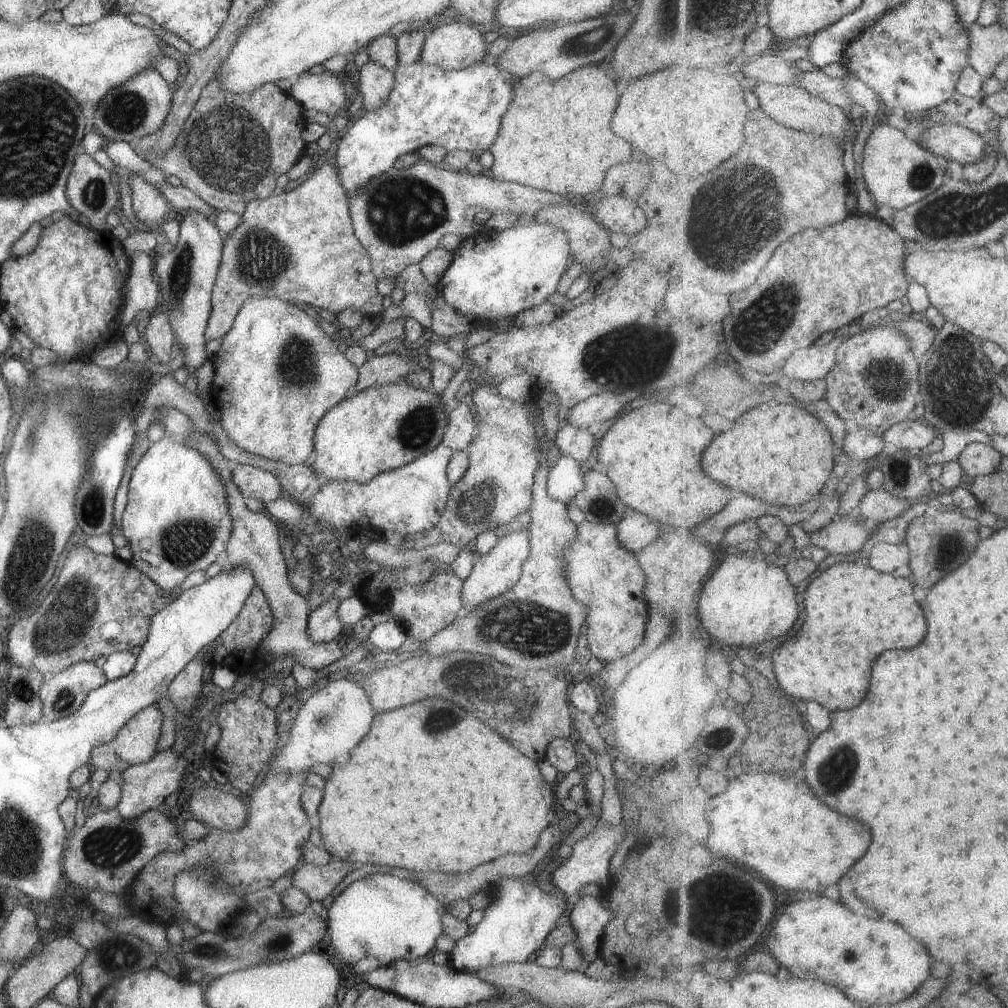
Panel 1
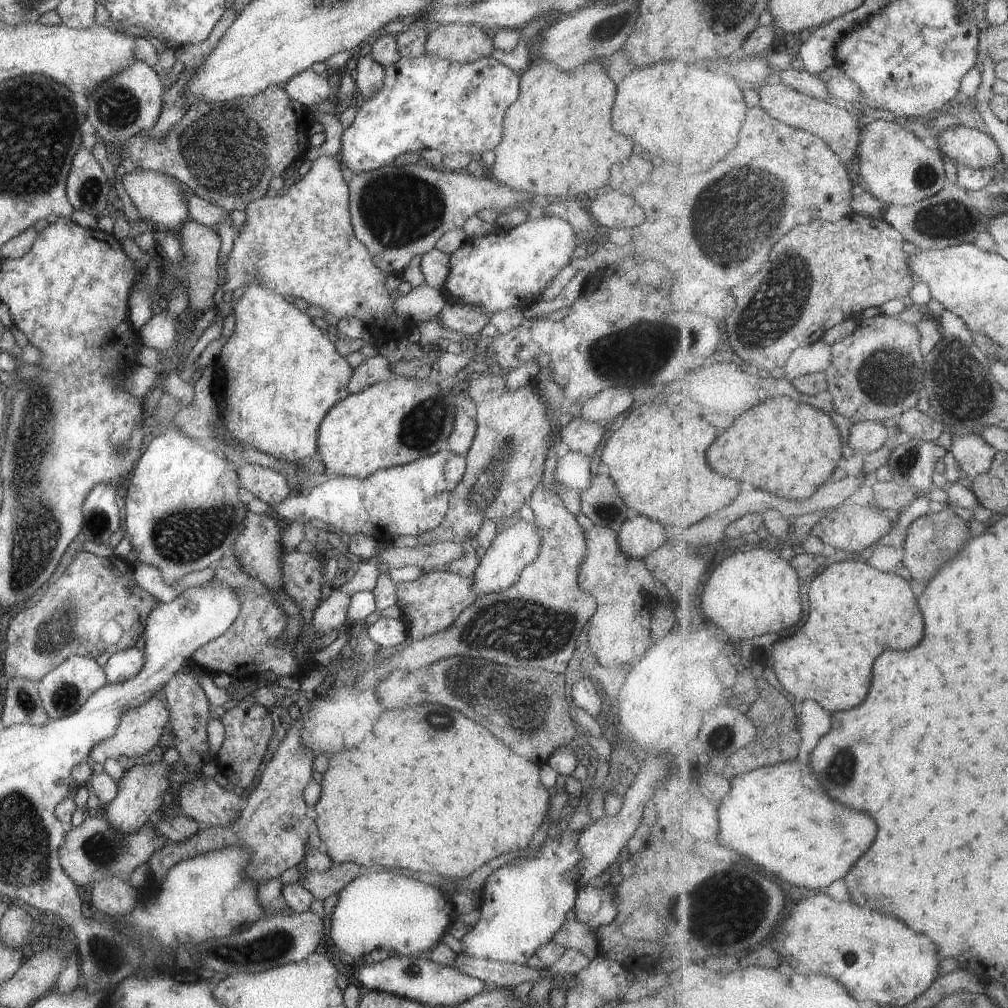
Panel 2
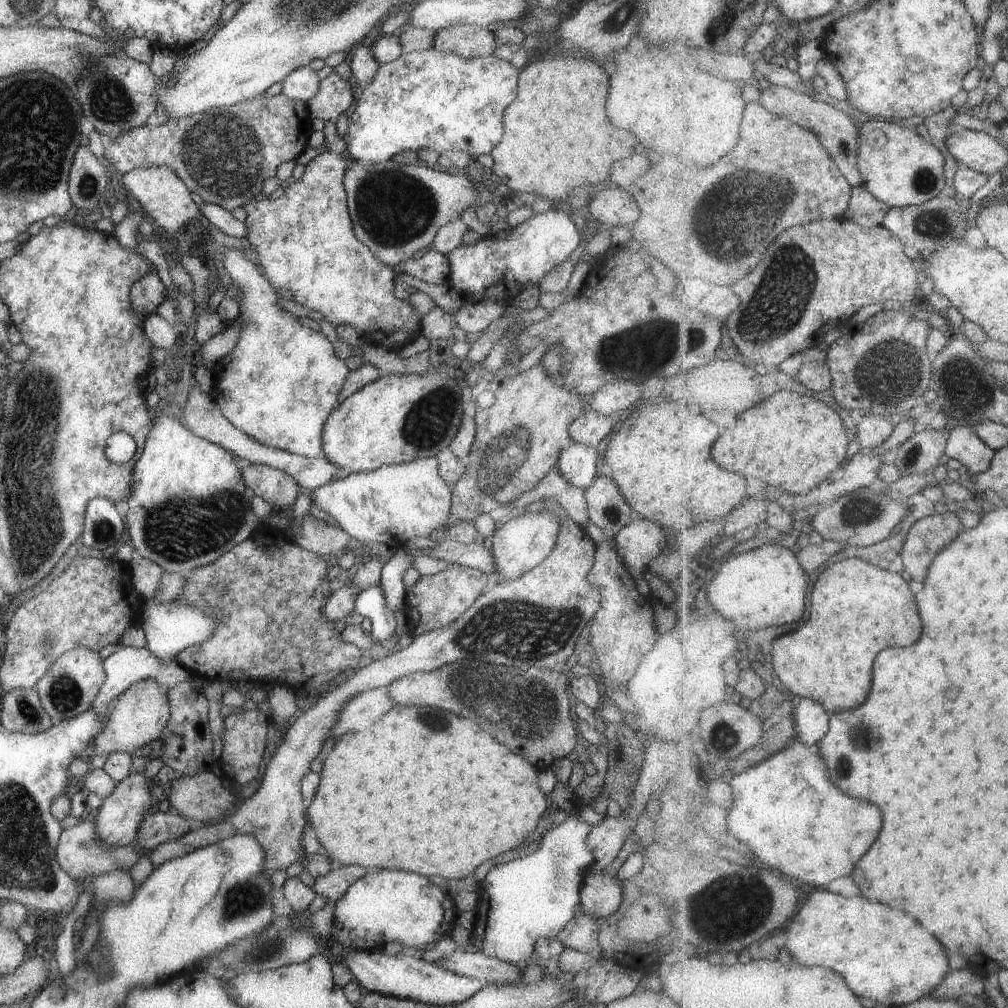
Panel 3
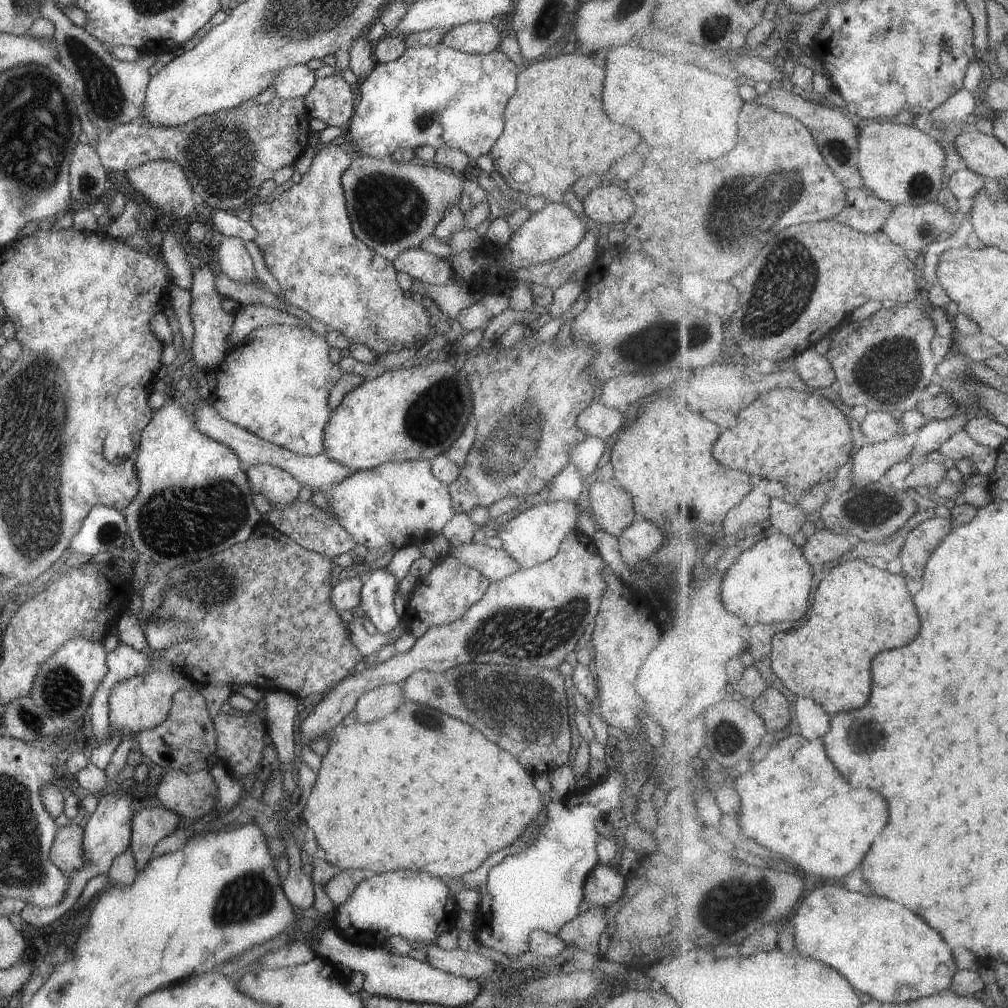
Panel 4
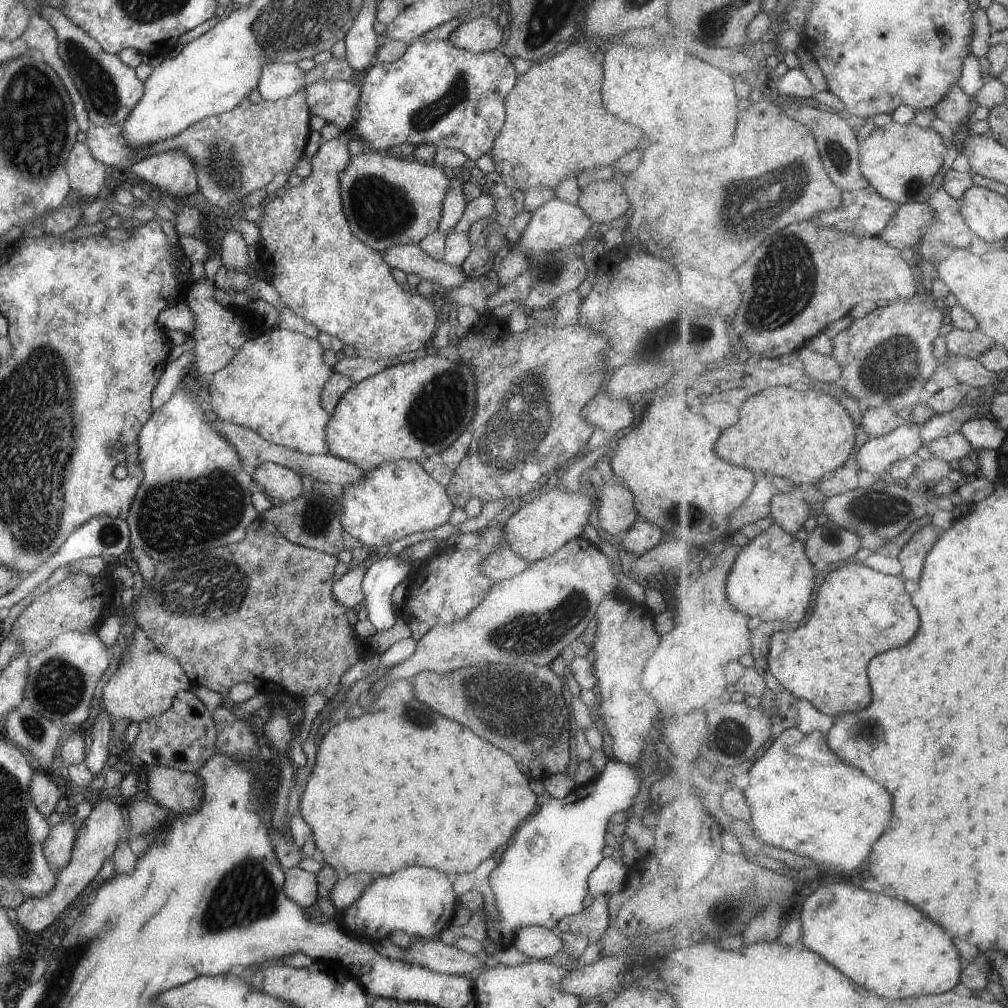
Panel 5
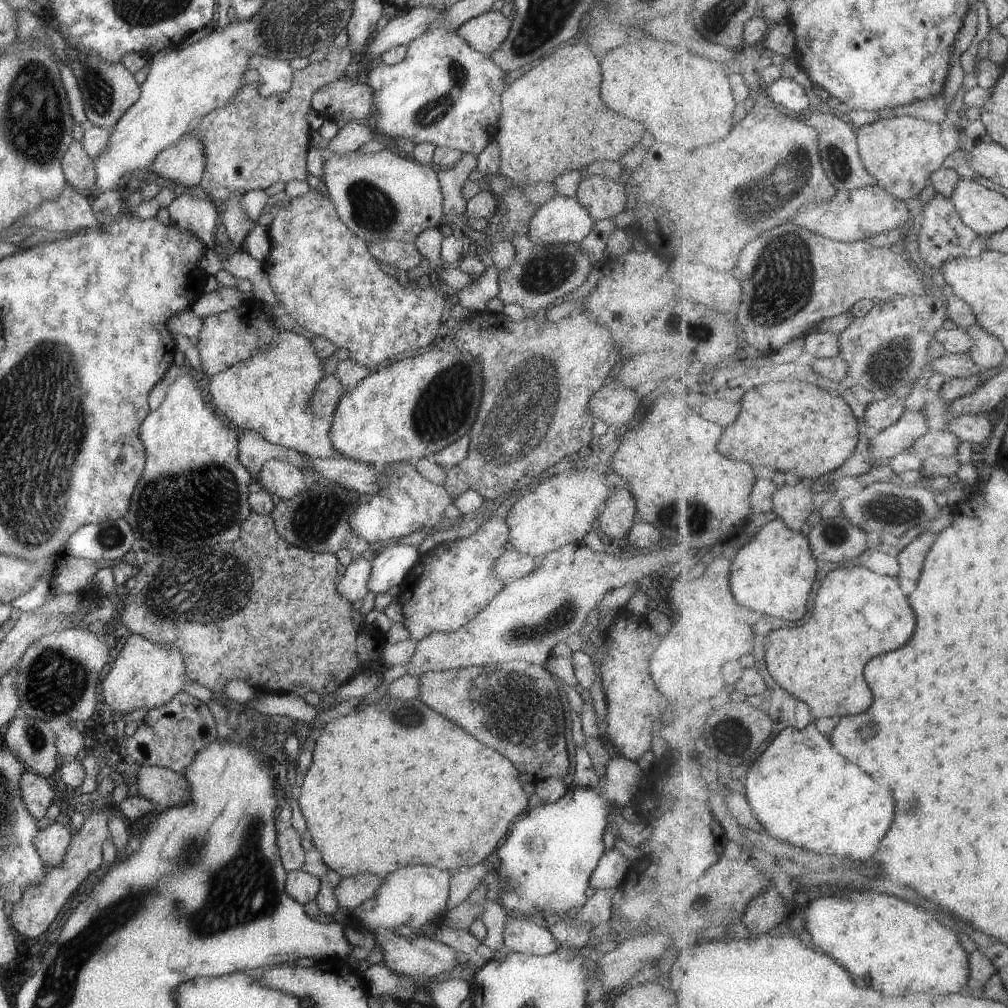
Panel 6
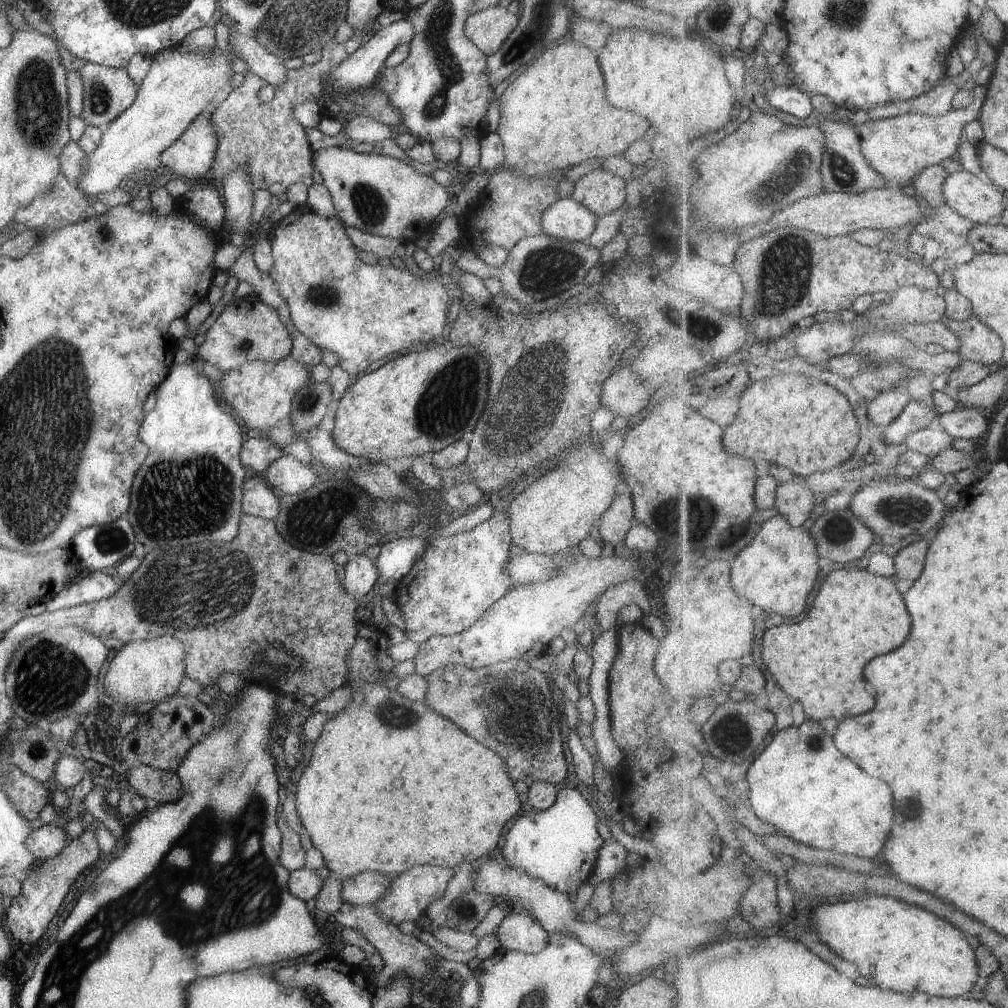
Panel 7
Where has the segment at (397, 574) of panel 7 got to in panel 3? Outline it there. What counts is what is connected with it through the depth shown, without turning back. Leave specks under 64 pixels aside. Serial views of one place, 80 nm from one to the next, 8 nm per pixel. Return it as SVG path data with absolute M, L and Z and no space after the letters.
M379 582L371 588L361 590L353 604L353 612L371 621L370 635L379 643L395 634L395 616L393 610L385 608L385 594L379 588Z

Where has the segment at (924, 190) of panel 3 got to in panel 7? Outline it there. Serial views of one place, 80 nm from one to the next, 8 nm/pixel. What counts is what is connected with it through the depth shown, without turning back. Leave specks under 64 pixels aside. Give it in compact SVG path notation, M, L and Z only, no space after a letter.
M975 102L973 106L953 109L938 117L909 113L890 119L868 120L855 129L862 140L864 157L888 180L889 186L913 192L916 179L927 167L956 158L959 145L964 140L965 124L980 120L982 107Z

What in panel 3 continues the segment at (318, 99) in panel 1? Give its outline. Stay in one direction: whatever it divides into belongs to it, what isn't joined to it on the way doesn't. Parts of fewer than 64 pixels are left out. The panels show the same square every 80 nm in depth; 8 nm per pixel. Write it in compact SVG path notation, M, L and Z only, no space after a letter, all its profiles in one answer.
M307 65L295 68L281 80L281 94L287 99L307 103L307 100L317 92L320 79L319 73Z

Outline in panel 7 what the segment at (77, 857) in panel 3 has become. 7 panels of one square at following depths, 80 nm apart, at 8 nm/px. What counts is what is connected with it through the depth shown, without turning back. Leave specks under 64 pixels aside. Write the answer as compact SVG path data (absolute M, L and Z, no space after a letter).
M50 822L32 830L25 838L25 848L37 862L52 859L67 844L64 829L56 822Z

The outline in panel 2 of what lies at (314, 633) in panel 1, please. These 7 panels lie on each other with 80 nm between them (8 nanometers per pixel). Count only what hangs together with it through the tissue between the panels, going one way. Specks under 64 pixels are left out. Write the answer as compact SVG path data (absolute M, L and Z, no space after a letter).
M336 589L332 594L321 601L313 612L313 628L322 636L333 628L342 629L347 621L347 608L349 608L351 596L343 594Z

